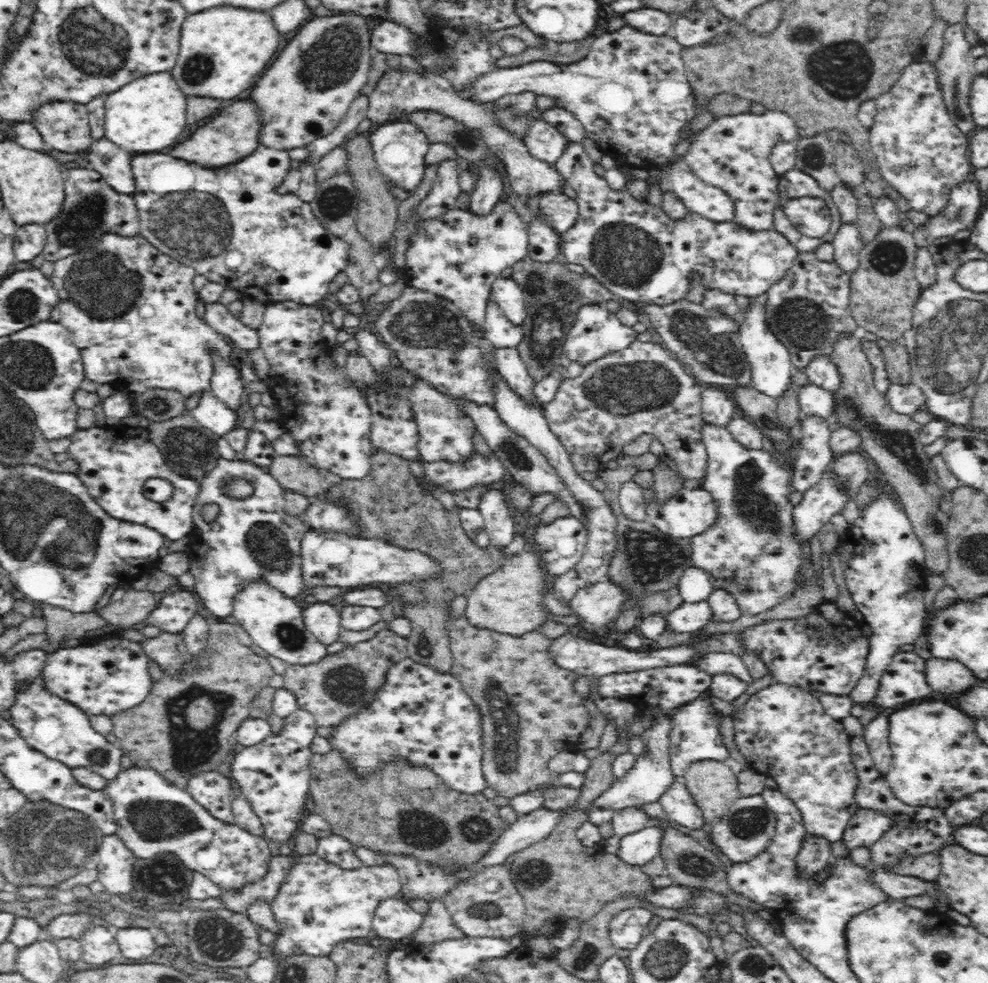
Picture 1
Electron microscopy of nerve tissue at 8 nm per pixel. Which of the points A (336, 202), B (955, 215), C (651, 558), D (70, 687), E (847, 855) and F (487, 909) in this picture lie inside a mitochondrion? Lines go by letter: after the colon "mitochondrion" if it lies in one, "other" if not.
A: mitochondrion
B: mitochondrion
C: mitochondrion
D: other
E: other
F: mitochondrion

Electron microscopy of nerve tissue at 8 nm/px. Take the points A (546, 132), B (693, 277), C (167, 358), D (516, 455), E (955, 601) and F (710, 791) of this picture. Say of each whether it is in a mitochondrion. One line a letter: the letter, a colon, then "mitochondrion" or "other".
A: other
B: other
C: other
D: mitochondrion
E: other
F: other

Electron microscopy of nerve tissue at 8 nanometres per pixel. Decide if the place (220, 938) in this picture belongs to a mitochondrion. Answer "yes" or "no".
yes

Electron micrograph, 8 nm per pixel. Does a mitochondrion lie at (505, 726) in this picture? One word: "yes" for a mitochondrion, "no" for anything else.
yes

